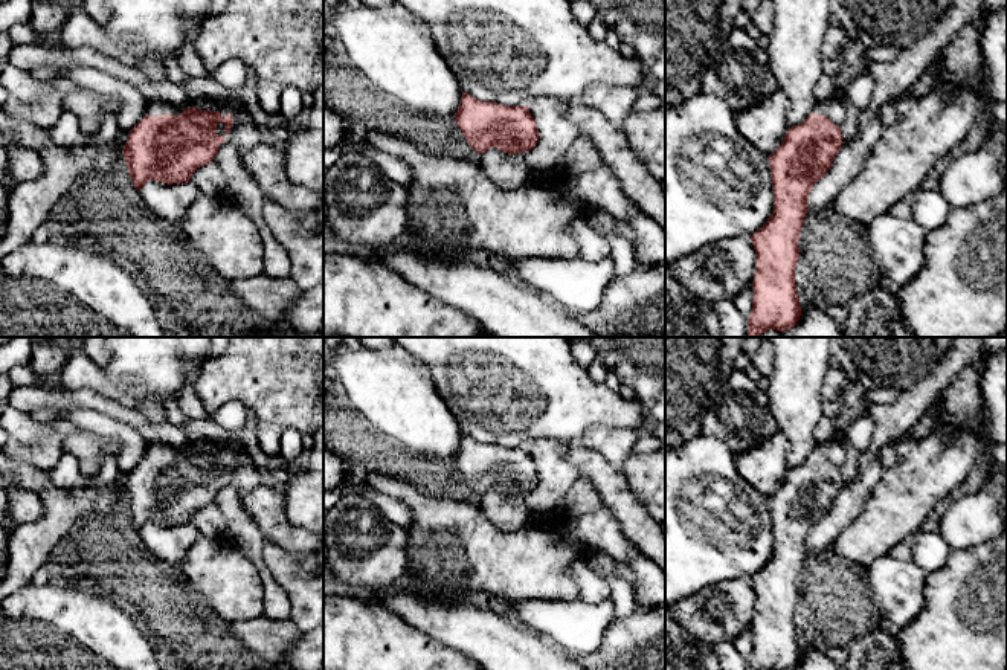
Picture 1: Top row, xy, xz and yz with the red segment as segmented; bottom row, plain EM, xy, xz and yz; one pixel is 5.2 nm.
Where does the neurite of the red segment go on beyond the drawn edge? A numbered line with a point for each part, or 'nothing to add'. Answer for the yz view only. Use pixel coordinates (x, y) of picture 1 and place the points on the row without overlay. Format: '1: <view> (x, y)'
1: yz (853, 406)

